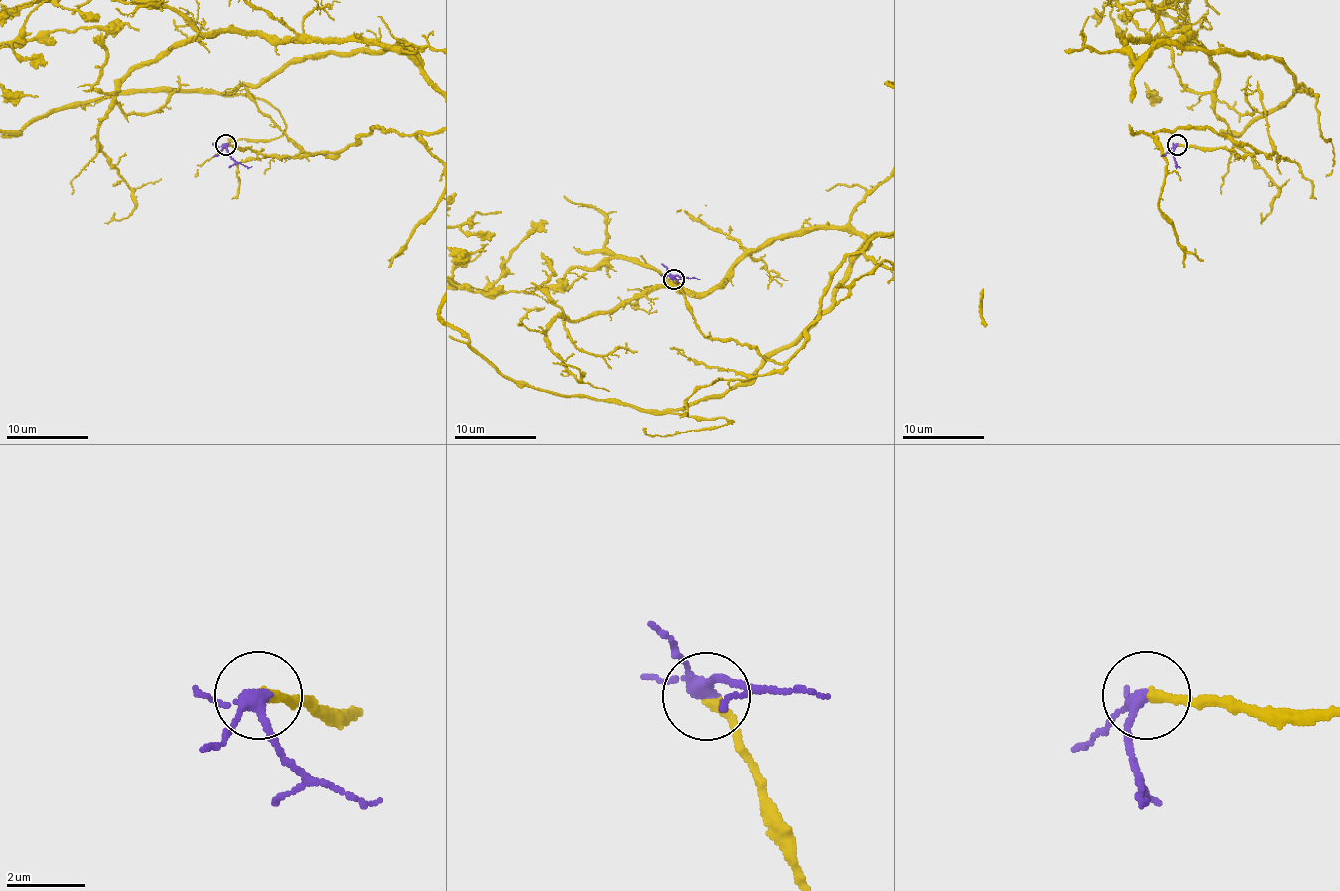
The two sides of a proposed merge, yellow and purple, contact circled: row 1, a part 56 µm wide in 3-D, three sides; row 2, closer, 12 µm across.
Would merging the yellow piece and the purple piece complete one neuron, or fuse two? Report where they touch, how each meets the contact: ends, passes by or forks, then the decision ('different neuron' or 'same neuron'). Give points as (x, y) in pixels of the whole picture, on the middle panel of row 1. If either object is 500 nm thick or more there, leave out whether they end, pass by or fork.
at (674, 279); yellow ends there; purple forks there; same neuron

